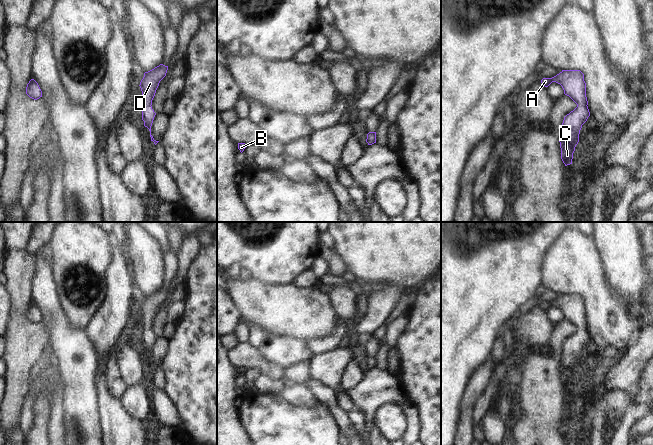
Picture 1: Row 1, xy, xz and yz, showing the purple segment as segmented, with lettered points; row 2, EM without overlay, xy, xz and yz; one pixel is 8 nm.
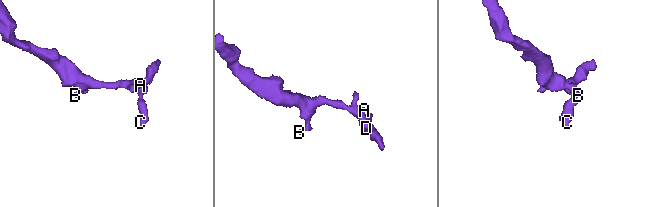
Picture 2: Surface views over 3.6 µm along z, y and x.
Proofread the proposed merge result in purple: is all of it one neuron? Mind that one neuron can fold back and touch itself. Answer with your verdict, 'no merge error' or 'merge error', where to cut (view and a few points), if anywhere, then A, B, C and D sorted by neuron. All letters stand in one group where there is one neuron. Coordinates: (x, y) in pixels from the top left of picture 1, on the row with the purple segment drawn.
no merge error | no cut | A B C D

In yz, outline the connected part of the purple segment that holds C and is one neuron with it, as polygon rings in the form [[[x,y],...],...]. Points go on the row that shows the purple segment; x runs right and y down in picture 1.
[[[562,70],[552,78],[543,78],[542,85],[548,87],[552,82],[560,84],[564,94],[569,96],[577,107],[564,117],[561,137],[561,159],[565,166],[572,164],[573,153],[579,142],[582,125],[590,116],[586,97],[586,83],[584,74],[580,70]]]

